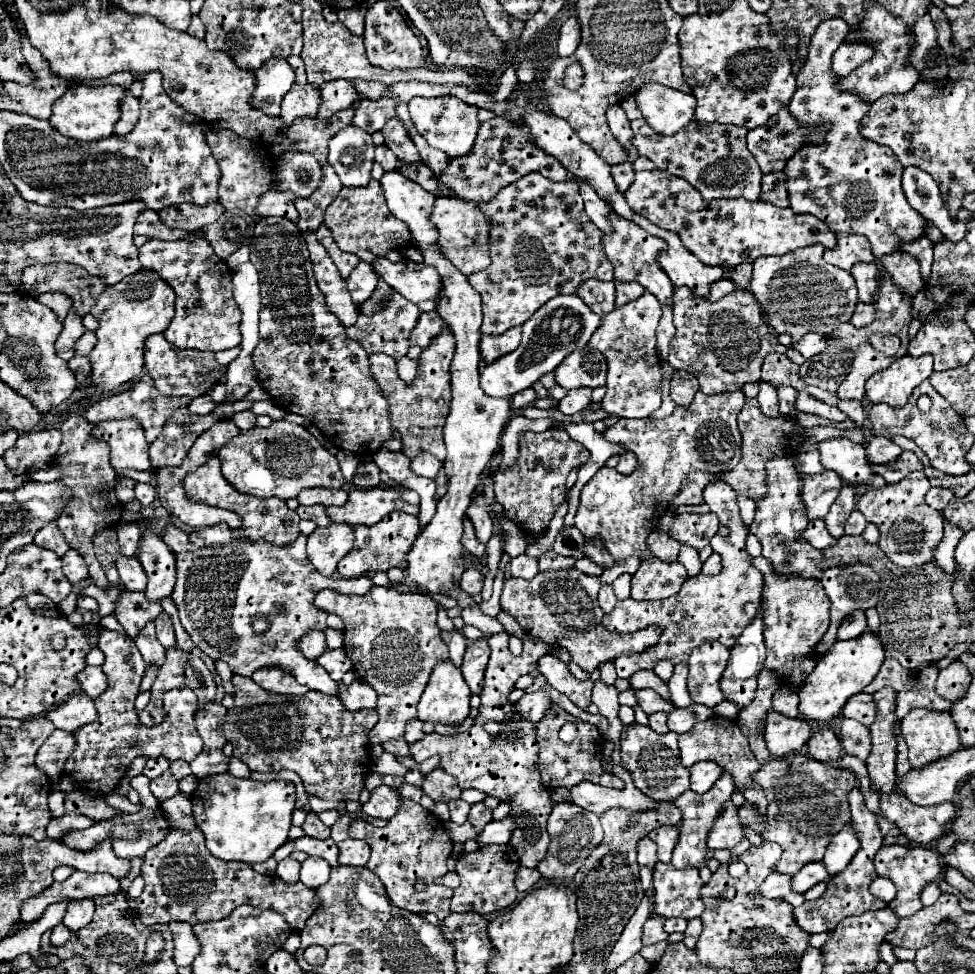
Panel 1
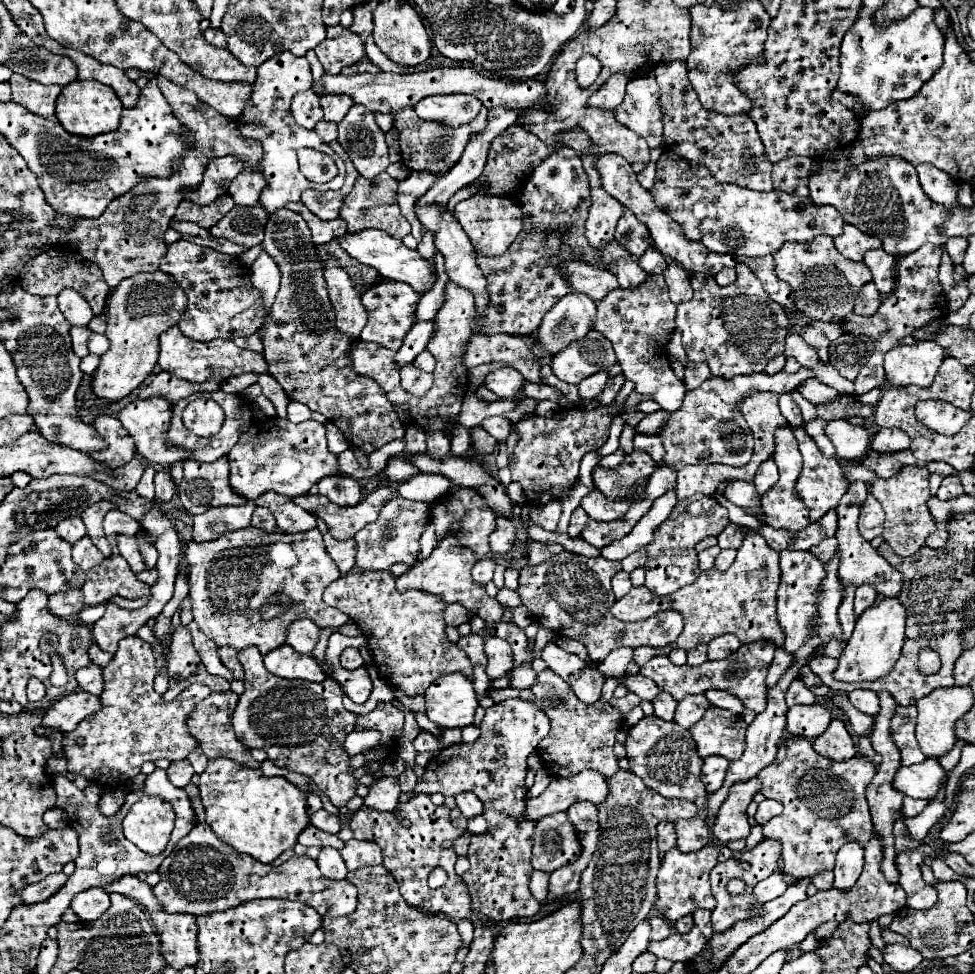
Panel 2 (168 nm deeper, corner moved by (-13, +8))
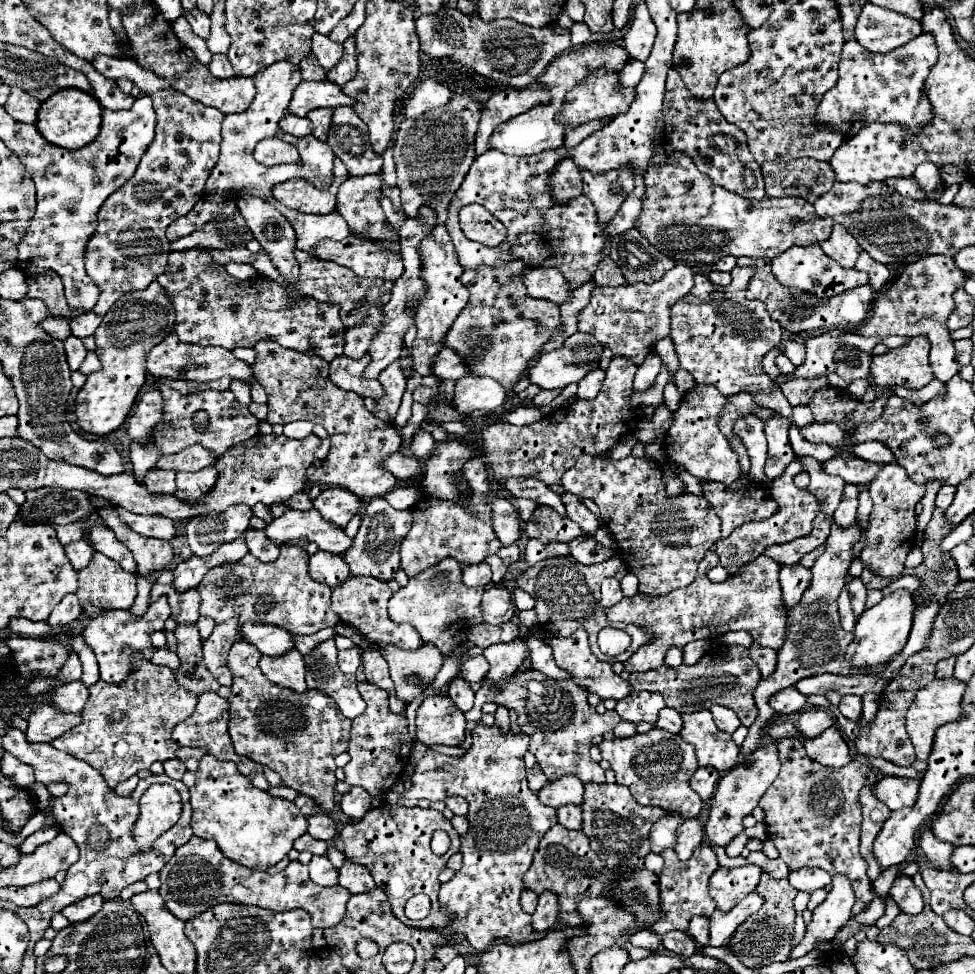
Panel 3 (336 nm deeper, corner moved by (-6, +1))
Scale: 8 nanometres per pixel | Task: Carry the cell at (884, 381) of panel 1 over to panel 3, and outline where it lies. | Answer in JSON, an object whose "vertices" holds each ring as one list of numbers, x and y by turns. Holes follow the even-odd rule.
{"vertices":[[927,336,909,338,903,346,887,350,885,354,873,354,871,380,877,386,899,384,911,390,921,390,933,380,929,364,929,340]]}

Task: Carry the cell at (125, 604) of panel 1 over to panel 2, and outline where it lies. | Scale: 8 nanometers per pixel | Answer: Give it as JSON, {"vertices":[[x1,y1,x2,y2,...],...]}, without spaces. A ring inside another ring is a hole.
{"vertices":[[112,555,86,573,82,593,86,605,100,605,114,595,120,595,124,599,146,597,150,595,150,585,138,581,120,555]]}

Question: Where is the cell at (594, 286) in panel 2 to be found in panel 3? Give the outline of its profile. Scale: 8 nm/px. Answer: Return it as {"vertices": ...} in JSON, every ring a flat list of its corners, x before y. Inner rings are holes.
{"vertices":[[527,268,523,270,523,284,529,296,551,300,555,304,565,304,571,298,571,292,563,280,563,274,553,268]]}

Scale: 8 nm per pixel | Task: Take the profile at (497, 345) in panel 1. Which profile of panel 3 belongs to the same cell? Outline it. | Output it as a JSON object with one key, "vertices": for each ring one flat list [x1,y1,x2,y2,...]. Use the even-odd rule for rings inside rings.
{"vertices":[[441,348,431,358,431,372,441,380,459,380,467,376,467,366,463,366,463,360,459,360,451,348]]}

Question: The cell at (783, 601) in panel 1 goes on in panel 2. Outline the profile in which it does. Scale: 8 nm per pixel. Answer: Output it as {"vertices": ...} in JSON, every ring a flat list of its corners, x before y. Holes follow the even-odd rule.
{"vertices":[[782,551,780,553,780,585,778,585,778,623,786,635,782,649,796,653,806,641,816,637,814,625,818,617,818,597,822,595,822,579,826,577,824,565,810,551]]}

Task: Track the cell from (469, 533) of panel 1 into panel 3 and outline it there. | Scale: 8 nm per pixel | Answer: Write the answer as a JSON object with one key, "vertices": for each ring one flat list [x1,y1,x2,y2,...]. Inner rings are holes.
{"vertices":[[475,456,463,466,462,472,472,488,469,506,473,514,469,514,469,508,465,504,421,496,413,506,413,526,401,542,401,568,409,578,441,562,443,558,455,558,459,564,479,564,501,548,501,542,491,526,491,508,485,502,485,496,492,492,487,462,481,456]]}

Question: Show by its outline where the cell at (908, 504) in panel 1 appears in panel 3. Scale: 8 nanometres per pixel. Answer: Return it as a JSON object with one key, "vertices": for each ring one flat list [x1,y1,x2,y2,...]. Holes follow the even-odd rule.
{"vertices":[[897,462,885,464,869,484,873,510,869,516,869,528,865,532,867,542,859,554,859,560,873,574,883,578,897,578,903,572,903,562,909,550,915,546,915,506,925,496,925,486,909,480,903,466]]}

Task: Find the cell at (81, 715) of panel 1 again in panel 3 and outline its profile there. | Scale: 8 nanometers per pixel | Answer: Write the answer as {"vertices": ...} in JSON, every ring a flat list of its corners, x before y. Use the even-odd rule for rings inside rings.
{"vertices":[[41,704,27,720,27,740,37,742,53,742,55,738,63,736,71,728,79,724,79,714,63,714,51,704]]}

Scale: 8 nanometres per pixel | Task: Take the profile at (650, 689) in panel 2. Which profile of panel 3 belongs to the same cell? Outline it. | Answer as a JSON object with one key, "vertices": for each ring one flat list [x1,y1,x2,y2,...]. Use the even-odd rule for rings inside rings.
{"vertices":[[579,628,579,630,575,632,575,636,569,636,569,638,553,638,549,644,553,646,553,654,555,654,557,666,563,668,565,672,569,672,571,678,573,678,573,682,575,682,577,686,581,686,581,688,597,694,601,700,605,700,605,698,613,698,613,700,623,700,623,698,627,698,629,692,631,692,629,682,627,682,627,680,621,680,621,678,611,670,611,666,609,666,607,662,601,662,601,660,597,660,597,658,593,656,587,638,589,638,589,634,587,634,587,630,583,630,583,628]]}

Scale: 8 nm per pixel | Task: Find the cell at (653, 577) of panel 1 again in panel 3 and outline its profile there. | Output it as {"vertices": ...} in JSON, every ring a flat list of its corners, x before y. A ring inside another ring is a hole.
{"vertices":[[583,454,563,474,561,484,567,492,577,494,579,498,589,498,599,506,603,522,617,542,619,556,623,558,627,570,639,578,639,592,647,596,663,596,675,588,689,586,697,576,699,560,721,538,721,520,711,504,703,496,693,496,689,492,667,496,663,470,655,460,627,456,625,460,613,462,609,456]]}

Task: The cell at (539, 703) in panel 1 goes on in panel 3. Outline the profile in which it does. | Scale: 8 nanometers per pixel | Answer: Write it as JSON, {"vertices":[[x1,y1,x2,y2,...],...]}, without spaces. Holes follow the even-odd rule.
{"vertices":[[479,724,473,732,473,744,467,750,465,756,461,758,447,758,435,750,427,750,427,754,413,764,413,786,399,794,385,794,385,800,389,804,399,804,399,806,417,806,417,800,427,798,427,800,443,800,449,796,463,796,469,804,469,830,461,836,461,856,463,856,463,866,461,870,441,886,439,890,439,902,441,908,453,916,451,918,451,934,461,934,469,940,469,944,477,950,483,952,491,942,507,938,507,942,523,944,533,928,531,928,531,916,525,914,519,908,519,894,523,890,523,874,529,870,533,852,543,838,543,834,557,822,557,810,549,808,539,802,537,794,533,794,527,786,525,778,525,762,523,754,527,752,527,734,501,734,497,726,487,728]]}

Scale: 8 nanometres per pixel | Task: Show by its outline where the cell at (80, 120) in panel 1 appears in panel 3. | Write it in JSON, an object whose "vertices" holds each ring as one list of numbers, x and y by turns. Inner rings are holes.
{"vertices":[[67,88,67,90,55,92,53,96,49,96,47,102,41,104,35,126,47,142,67,150,77,150,95,140,101,128,101,114,103,114,103,108,91,94]]}

